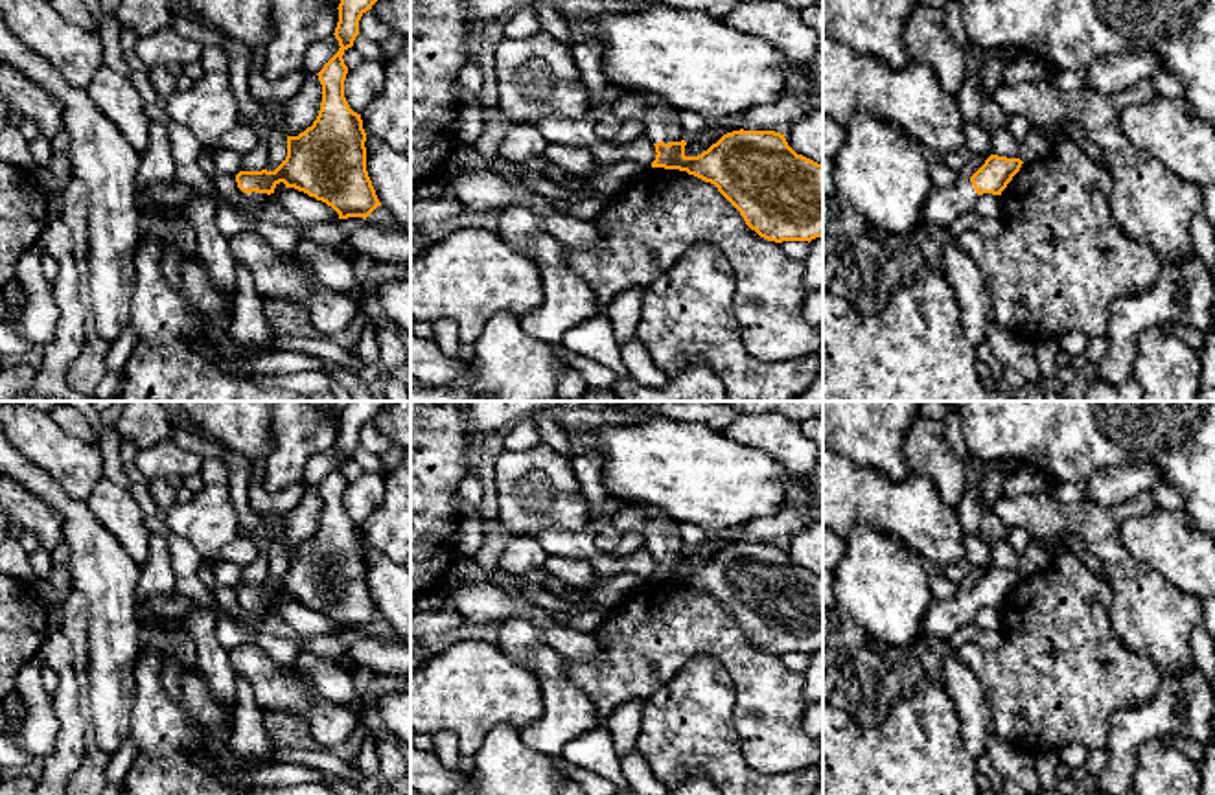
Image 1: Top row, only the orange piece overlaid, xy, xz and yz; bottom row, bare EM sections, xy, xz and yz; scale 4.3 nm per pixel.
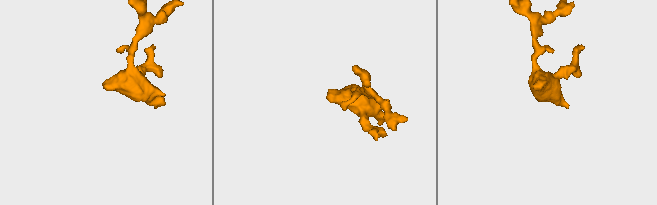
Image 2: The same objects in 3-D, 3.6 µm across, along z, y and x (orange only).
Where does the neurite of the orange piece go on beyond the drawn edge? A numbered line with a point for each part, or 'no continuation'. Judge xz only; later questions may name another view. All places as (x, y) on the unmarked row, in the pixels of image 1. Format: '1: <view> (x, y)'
1: xz (665, 538)

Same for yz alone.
1: yz (943, 619)

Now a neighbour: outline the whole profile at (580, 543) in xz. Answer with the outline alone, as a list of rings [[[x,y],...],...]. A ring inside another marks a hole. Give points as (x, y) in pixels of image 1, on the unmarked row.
[[[584,528],[580,532],[558,532],[547,530],[534,536],[534,539],[550,554],[567,558],[582,558],[589,561],[598,574],[609,578],[622,572],[635,572],[644,580],[650,580],[655,572],[655,558],[646,548],[635,550],[622,558],[604,554],[595,547],[595,536]]]

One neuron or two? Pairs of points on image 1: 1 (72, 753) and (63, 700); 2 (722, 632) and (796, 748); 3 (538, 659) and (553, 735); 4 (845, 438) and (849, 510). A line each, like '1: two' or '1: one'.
1: one
2: one
3: one
4: two

